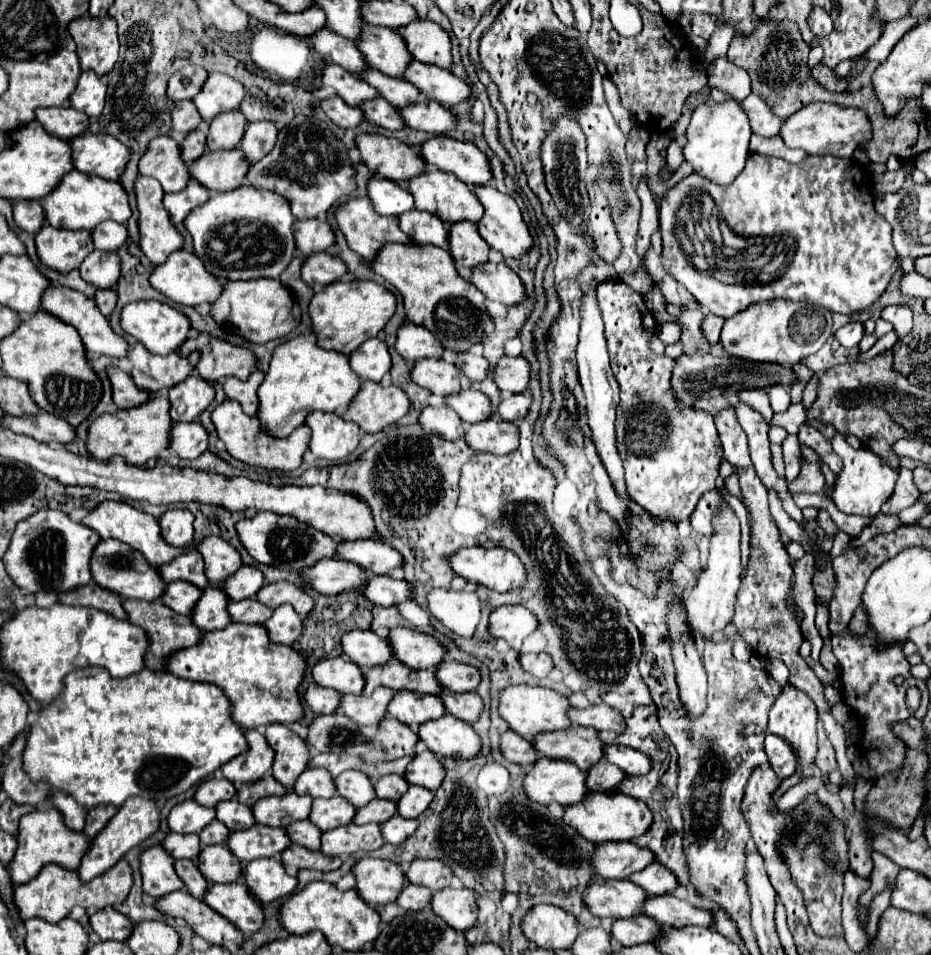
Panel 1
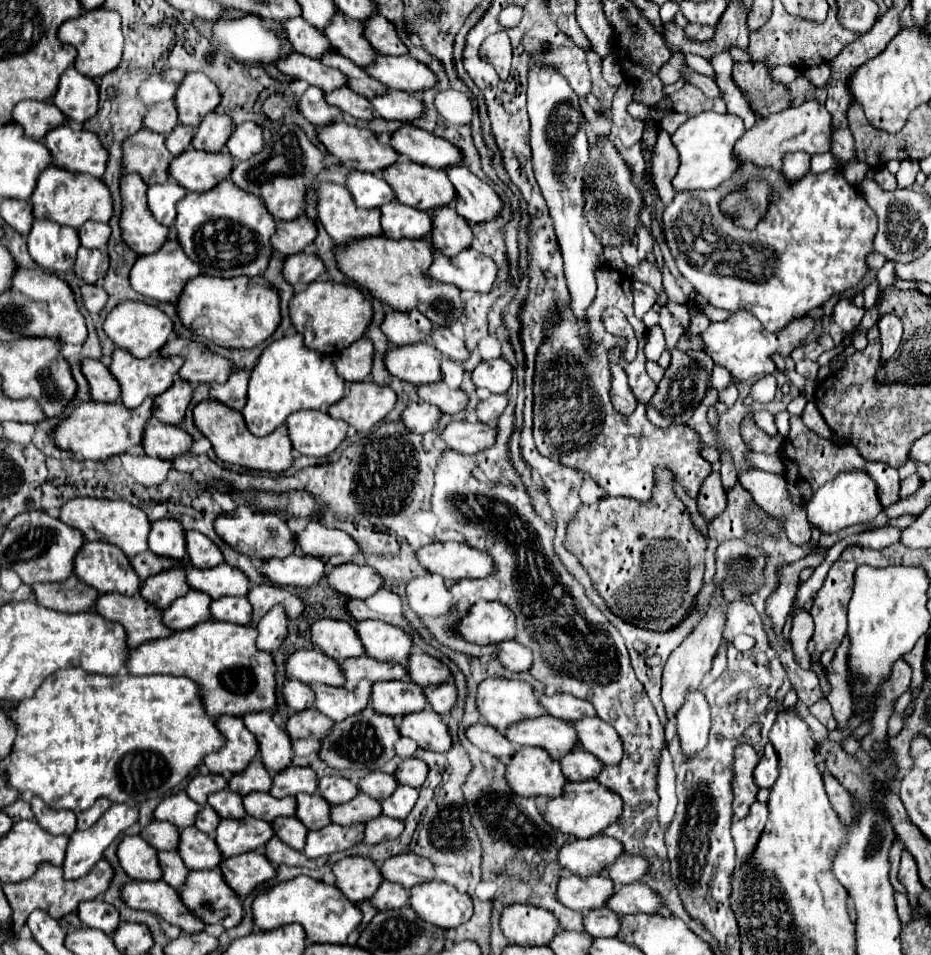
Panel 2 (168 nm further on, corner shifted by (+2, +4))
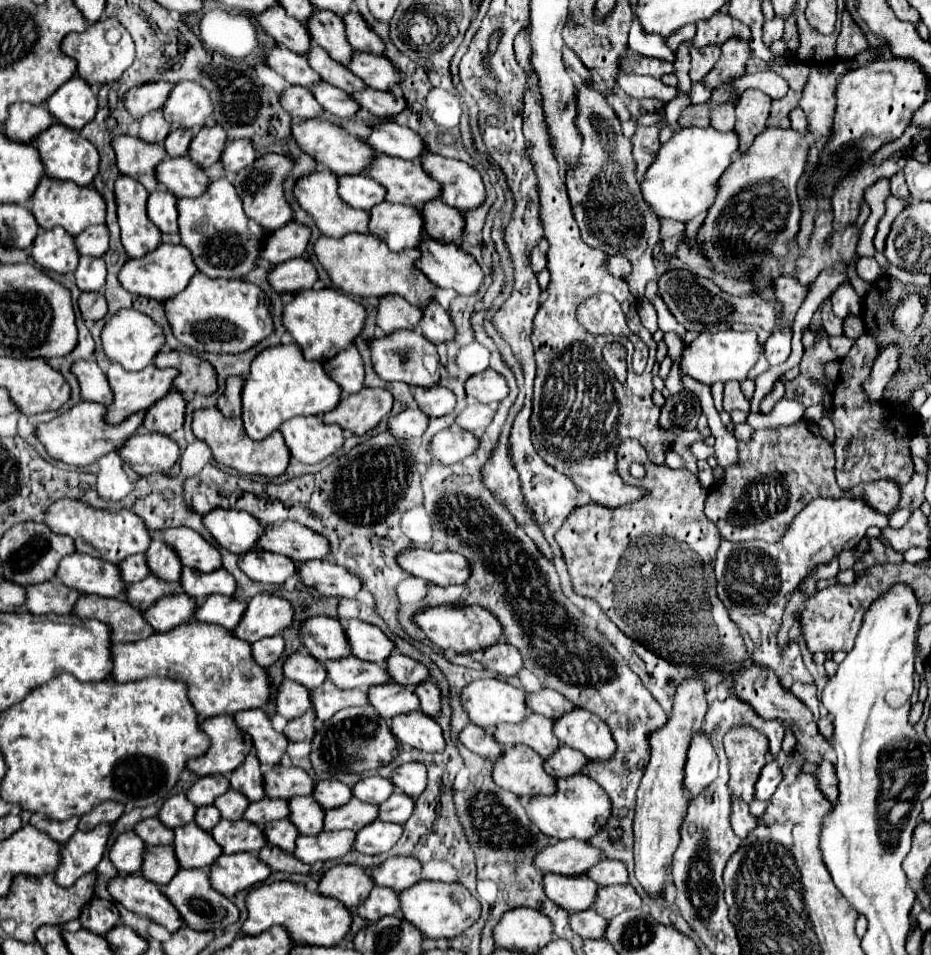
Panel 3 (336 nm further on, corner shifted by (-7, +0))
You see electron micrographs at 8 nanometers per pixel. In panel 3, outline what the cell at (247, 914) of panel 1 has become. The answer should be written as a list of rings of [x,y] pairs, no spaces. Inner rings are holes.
[[[203,868],[179,870],[177,876],[171,880],[171,884],[167,884],[163,888],[163,894],[179,910],[179,914],[183,916],[183,920],[185,920],[185,924],[189,928],[195,928],[195,930],[217,930],[217,928],[231,926],[231,924],[235,924],[239,920],[237,906],[229,898],[225,898],[223,894],[215,892],[215,888],[211,886],[211,880],[209,880],[209,872],[203,870]]]

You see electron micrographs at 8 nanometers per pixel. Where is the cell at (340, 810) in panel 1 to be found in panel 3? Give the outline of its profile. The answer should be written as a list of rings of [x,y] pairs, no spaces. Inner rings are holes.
[[[295,796],[289,800],[289,820],[297,826],[303,836],[317,836],[323,832],[325,810],[315,804],[313,796]]]

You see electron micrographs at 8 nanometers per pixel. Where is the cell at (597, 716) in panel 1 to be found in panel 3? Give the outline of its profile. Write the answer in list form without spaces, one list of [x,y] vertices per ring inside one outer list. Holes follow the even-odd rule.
[[[543,688],[539,694],[529,694],[527,706],[533,712],[543,714],[551,720],[557,720],[559,716],[563,716],[563,712],[567,712],[567,708],[575,708],[575,704],[571,704],[571,700],[567,700],[563,694],[559,694],[555,690],[547,690],[547,688]]]

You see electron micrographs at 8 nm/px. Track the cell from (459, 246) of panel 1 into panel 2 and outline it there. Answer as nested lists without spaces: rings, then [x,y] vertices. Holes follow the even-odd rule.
[[[454,206],[434,208],[432,212],[432,246],[444,256],[456,256],[460,250],[470,248],[472,228],[458,216]]]

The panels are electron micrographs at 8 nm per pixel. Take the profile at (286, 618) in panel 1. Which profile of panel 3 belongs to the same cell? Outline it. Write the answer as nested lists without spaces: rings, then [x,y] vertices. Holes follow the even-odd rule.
[[[279,634],[277,636],[269,636],[269,638],[263,638],[263,640],[253,644],[253,658],[255,658],[255,662],[259,666],[267,668],[267,666],[271,666],[273,662],[279,660],[283,650],[285,650],[283,636],[279,636]]]

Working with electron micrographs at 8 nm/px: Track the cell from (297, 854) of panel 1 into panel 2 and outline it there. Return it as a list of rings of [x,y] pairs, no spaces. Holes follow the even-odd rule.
[[[272,836],[270,842],[264,846],[264,854],[266,858],[274,864],[288,864],[288,866],[306,866],[306,868],[316,868],[316,862],[306,858],[302,852],[294,850],[294,848],[286,848],[286,844],[282,844],[278,840],[278,836]]]

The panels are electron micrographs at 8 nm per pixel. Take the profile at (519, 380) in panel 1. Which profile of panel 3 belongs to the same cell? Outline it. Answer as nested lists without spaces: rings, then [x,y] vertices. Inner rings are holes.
[[[487,368],[465,382],[465,392],[467,396],[477,398],[481,404],[497,404],[509,396],[509,384],[499,372]]]

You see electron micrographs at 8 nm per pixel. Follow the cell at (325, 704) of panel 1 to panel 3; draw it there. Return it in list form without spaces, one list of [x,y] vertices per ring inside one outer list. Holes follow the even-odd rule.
[[[291,680],[281,682],[277,692],[277,714],[285,716],[287,720],[293,720],[303,716],[303,712],[307,712],[311,706],[311,692],[307,688]]]

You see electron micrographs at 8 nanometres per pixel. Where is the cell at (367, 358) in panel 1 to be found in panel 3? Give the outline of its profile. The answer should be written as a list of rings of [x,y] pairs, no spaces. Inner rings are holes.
[[[357,346],[345,348],[335,358],[327,360],[325,370],[341,386],[343,394],[355,394],[363,388],[365,366],[363,366],[363,358]]]

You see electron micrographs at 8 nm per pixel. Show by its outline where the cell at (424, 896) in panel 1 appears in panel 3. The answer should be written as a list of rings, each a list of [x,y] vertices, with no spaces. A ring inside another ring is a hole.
[[[375,886],[371,890],[371,896],[365,900],[365,904],[359,906],[359,916],[375,922],[381,920],[383,916],[391,916],[399,912],[399,894],[393,888],[379,888]]]

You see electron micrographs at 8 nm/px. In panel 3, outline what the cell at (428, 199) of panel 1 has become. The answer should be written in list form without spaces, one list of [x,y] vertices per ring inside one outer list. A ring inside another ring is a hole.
[[[377,154],[367,174],[387,188],[385,200],[393,204],[407,204],[421,210],[423,204],[441,198],[441,184],[417,162]]]

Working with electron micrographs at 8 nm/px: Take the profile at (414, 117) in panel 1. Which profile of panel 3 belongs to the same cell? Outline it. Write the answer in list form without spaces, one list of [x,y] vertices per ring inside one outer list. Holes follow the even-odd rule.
[[[365,88],[363,92],[353,94],[353,98],[361,106],[361,110],[369,110],[377,118],[391,118],[391,116],[401,114],[407,108],[405,96],[395,94],[391,90],[381,92],[381,90]]]

